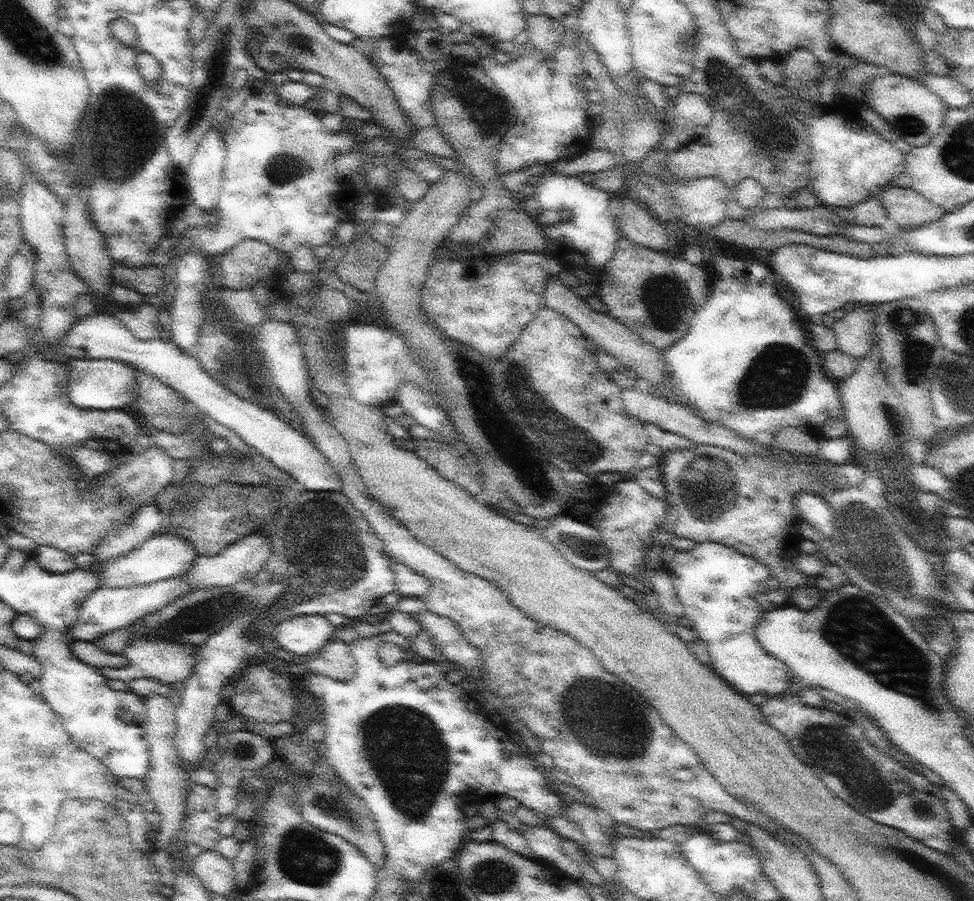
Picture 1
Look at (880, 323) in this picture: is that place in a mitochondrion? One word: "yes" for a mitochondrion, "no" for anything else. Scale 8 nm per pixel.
no

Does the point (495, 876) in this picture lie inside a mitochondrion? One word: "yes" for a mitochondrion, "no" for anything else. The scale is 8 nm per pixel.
yes

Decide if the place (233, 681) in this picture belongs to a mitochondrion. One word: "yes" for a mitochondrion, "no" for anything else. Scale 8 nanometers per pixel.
no

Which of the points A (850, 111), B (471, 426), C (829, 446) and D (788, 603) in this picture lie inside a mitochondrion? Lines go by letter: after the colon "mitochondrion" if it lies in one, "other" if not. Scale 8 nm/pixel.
A: other
B: other
C: other
D: other

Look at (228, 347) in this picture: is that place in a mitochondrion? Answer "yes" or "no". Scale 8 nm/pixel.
yes

